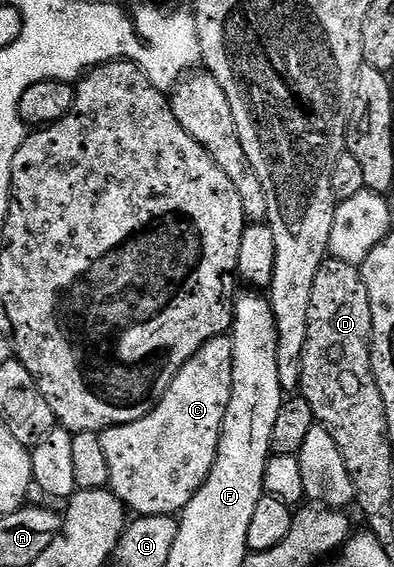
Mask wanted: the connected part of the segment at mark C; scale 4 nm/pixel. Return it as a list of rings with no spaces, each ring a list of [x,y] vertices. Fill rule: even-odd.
[[[221,337],[211,339],[177,375],[171,376],[168,388],[156,399],[156,407],[146,417],[130,421],[126,425],[107,427],[100,432],[102,450],[110,465],[108,487],[123,501],[125,508],[137,516],[142,515],[176,515],[184,510],[185,505],[202,489],[206,477],[216,460],[222,425],[226,409],[232,396],[232,341]]]

